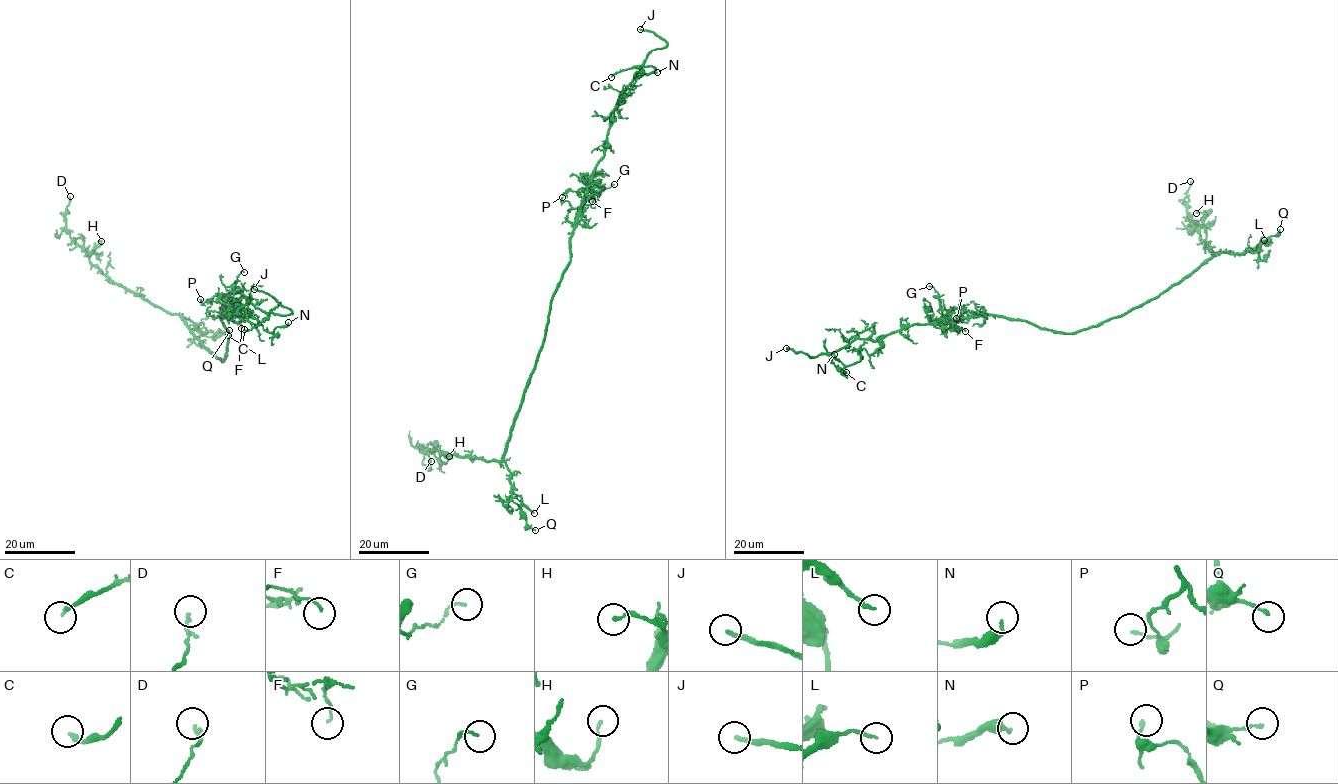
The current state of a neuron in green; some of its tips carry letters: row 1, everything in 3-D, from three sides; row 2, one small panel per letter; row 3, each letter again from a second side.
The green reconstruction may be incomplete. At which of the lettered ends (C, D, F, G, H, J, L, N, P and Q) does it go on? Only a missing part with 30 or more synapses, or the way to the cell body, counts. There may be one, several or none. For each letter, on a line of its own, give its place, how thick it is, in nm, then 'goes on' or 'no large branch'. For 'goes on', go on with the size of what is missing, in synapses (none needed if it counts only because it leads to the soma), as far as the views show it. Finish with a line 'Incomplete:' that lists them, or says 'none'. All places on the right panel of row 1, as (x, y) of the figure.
C: (846, 372) | 200 nm | no large branch
D: (1190, 181) | 120 nm | no large branch
F: (965, 331) | 100 nm | no large branch
G: (929, 286) | 90 nm | no large branch
H: (1196, 213) | 130 nm | no large branch
J: (786, 348) | 200 nm | goes on
L: (1264, 240) | 150 nm | no large branch
N: (834, 354) | 140 nm | no large branch
P: (956, 318) | 150 nm | no large branch
Q: (1280, 229) | 140 nm | no large branch
Incomplete: J

